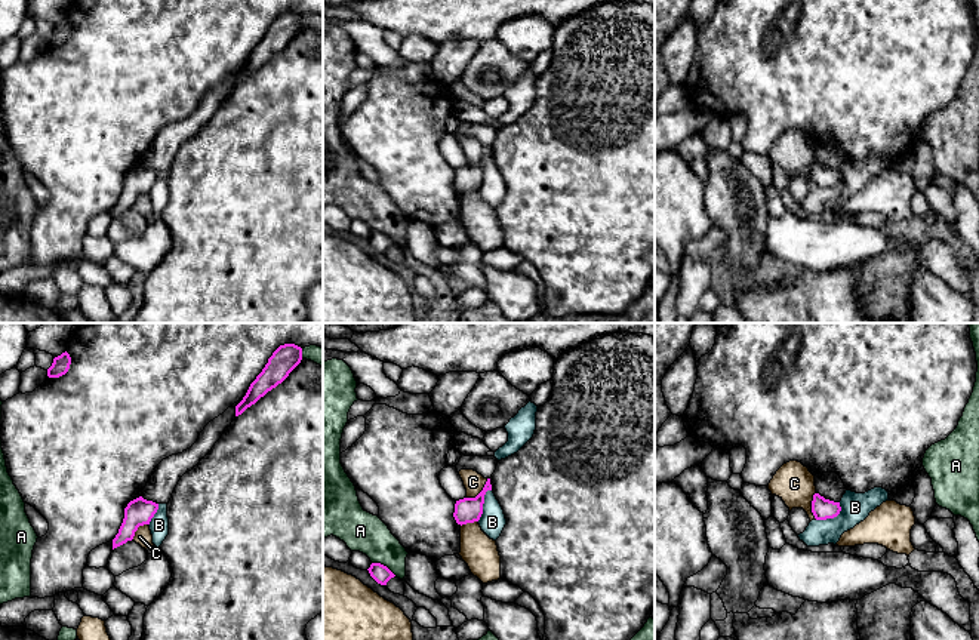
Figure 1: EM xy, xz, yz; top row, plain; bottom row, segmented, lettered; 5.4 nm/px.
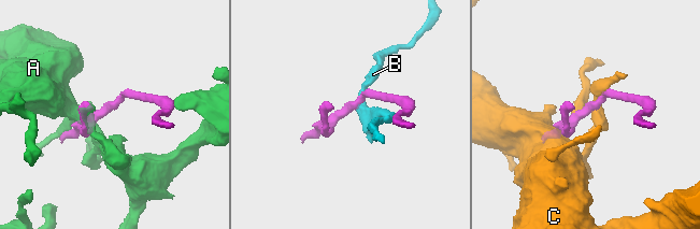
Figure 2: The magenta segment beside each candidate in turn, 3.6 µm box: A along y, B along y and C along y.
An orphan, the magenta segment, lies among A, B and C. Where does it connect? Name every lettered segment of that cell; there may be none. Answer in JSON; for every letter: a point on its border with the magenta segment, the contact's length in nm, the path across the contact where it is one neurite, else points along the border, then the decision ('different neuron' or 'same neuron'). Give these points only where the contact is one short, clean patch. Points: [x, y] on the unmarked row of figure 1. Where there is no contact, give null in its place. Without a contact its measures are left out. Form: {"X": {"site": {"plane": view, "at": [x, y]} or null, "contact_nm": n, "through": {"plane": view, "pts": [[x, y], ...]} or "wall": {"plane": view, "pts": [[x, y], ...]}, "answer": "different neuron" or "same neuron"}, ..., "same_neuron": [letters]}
{"A": {"site": {"plane": "xz", "at": [382, 233]}, "contact_nm": 150, "answer": "different neuron"}, "B": {"site": {"plane": "xz", "at": [483, 171]}, "contact_nm": 190, "wall": {"plane": "xz", "pts": [[490, 157], [485, 163], [483, 181], [477, 188]]}, "answer": "different neuron"}, "C": {"site": {"plane": "xz", "at": [480, 160]}, "contact_nm": 160, "answer": "different neuron"}, "same_neuron": []}

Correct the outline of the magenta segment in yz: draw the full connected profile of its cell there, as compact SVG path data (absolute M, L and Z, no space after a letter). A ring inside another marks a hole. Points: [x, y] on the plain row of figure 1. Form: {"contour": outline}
{"contour": "M819 161L813 163L812 181L816 188L834 187L840 182L840 179L841 179L840 170L825 167Z"}

